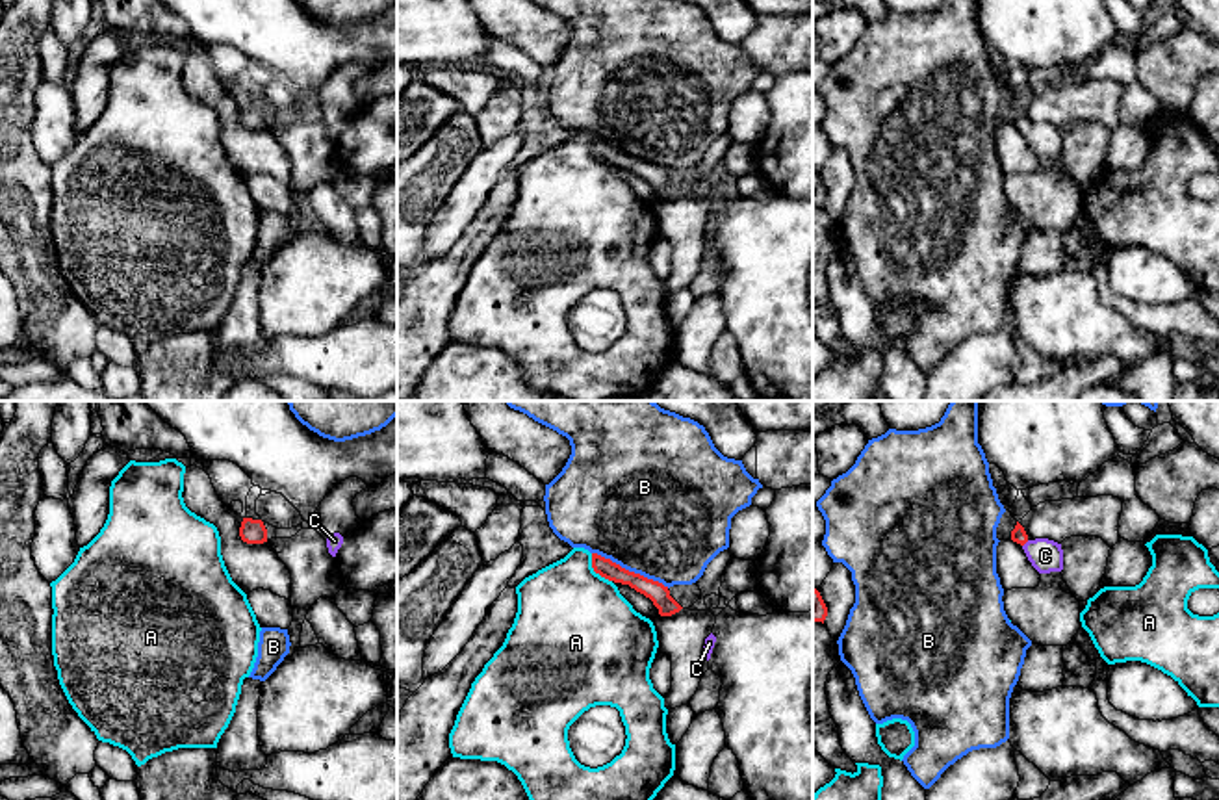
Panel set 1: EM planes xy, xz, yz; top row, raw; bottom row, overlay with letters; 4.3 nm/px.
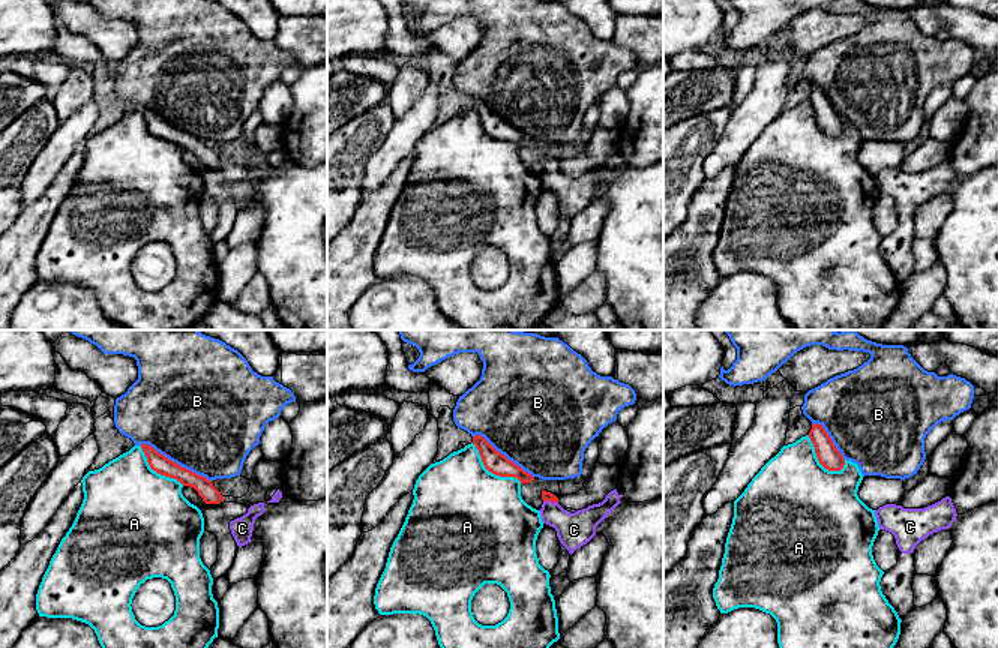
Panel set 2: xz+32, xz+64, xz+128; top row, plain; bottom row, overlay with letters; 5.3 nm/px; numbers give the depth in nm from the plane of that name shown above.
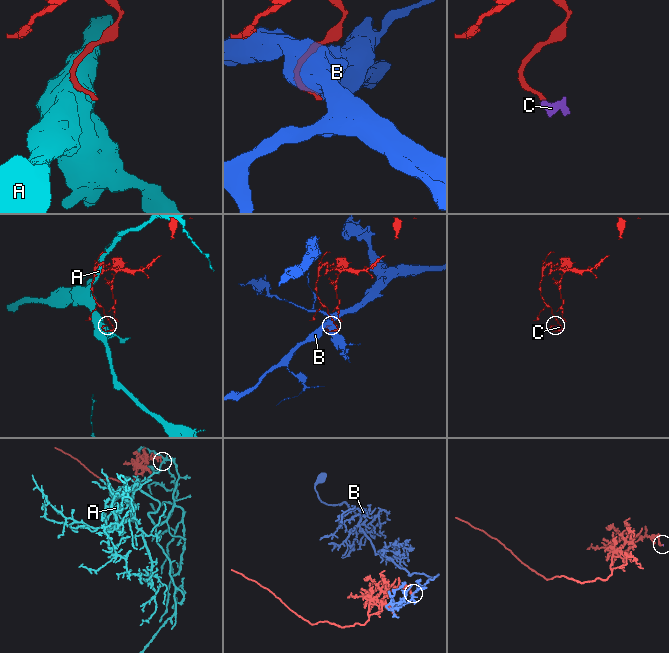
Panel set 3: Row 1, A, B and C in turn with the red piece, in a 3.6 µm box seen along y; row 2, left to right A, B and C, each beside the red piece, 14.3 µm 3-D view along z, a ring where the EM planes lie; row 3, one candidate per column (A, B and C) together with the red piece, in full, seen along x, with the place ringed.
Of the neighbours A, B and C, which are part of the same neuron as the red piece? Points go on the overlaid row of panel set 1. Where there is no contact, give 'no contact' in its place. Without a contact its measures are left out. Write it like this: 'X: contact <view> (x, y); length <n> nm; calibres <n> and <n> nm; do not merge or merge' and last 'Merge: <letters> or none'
A: contact xz (594, 570); length 160 nm; calibres 80 and 480 nm; do not merge
B: contact xz (631, 572); length 360 nm; calibres 90 and 500 nm; do not merge
C: contact yz (1025, 542); length 40 nm; calibres 70 and 140 nm; merge
Merge: C

